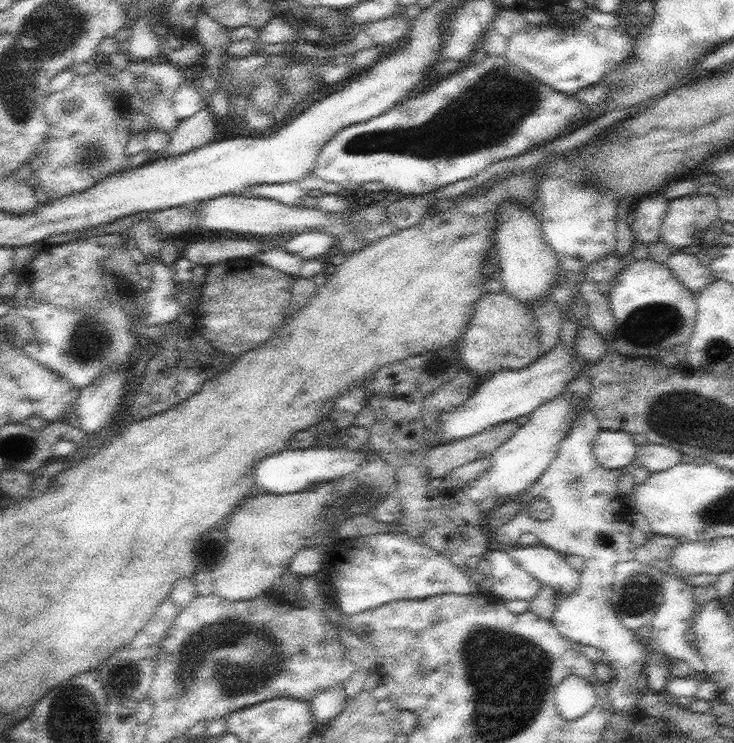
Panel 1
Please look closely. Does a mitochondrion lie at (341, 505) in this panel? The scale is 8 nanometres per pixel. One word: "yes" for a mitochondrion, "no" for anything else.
yes

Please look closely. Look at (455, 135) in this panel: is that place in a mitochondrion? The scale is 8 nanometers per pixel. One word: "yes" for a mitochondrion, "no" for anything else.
yes

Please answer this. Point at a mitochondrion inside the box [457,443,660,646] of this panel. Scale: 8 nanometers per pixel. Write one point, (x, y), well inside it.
(638, 592)

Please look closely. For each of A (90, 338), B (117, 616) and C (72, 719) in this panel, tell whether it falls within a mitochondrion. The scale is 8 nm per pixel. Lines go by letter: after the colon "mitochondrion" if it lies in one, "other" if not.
A: mitochondrion
B: other
C: mitochondrion

